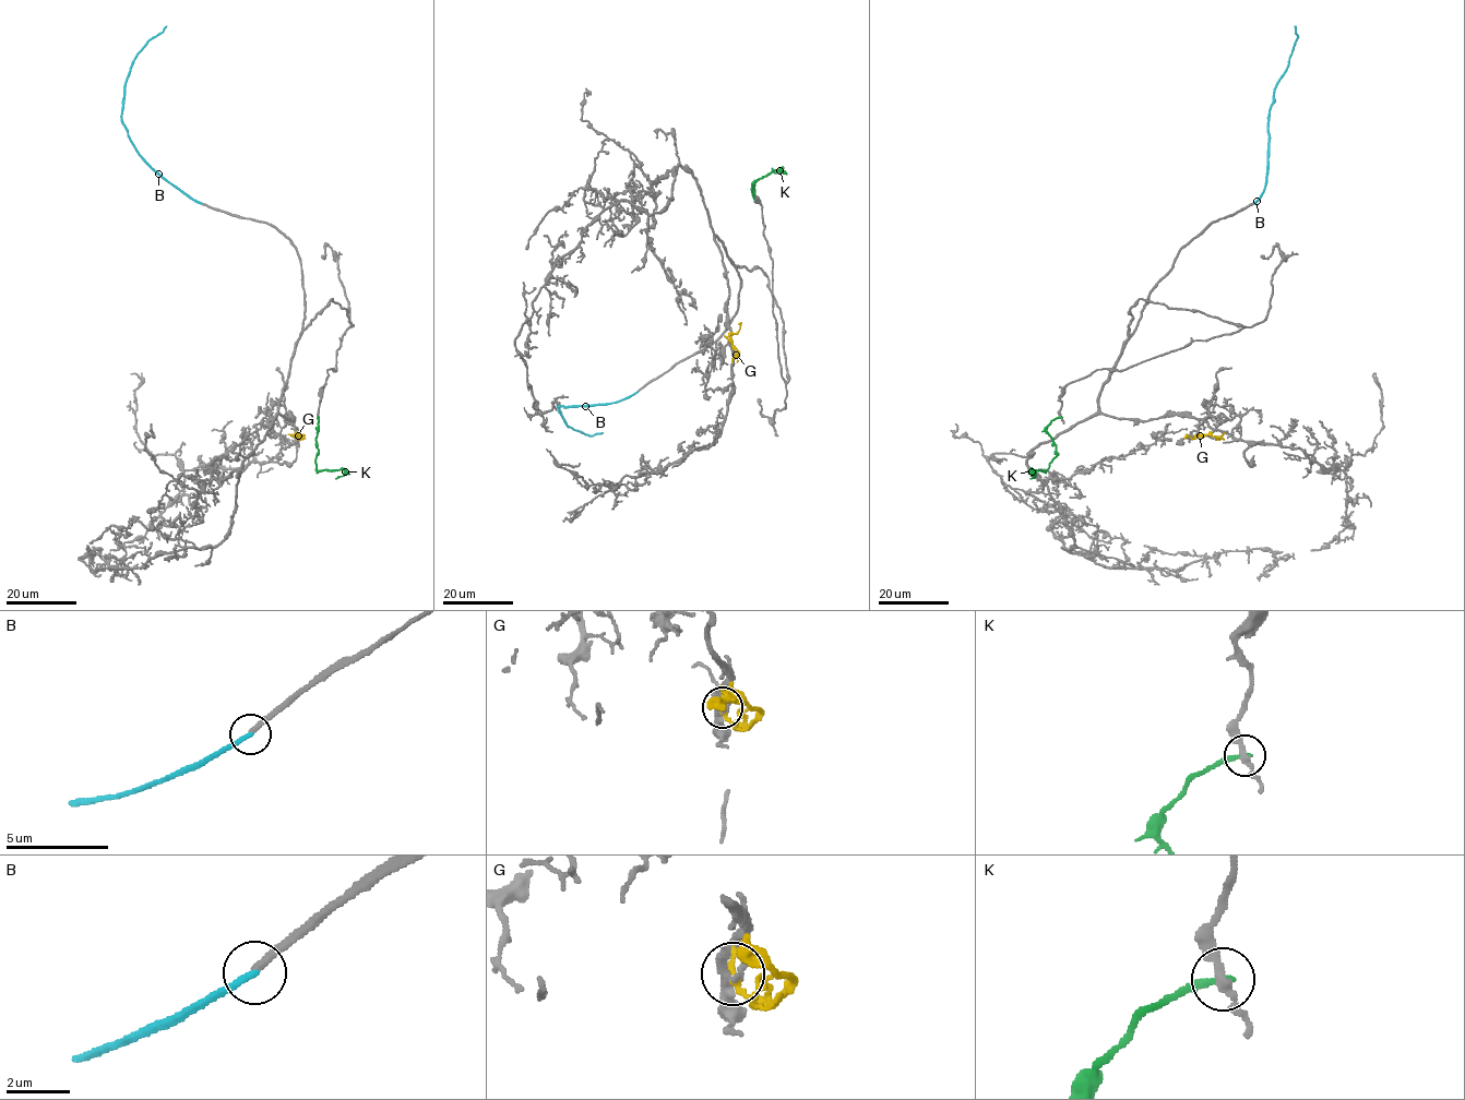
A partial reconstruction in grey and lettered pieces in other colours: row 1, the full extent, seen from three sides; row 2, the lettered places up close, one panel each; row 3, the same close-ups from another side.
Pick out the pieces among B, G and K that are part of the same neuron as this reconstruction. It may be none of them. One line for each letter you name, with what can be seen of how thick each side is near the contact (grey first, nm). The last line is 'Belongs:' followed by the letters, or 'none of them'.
B: calibres 280 and 260 nm
Belongs: B

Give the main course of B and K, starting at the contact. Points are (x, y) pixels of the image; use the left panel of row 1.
B: (201, 203), (164, 180), (149, 164), (128, 135), (121, 117), (123, 88), (132, 60), (167, 25)
K: (318, 417), (316, 467), (318, 470), (344, 468), (344, 474), (335, 478)

